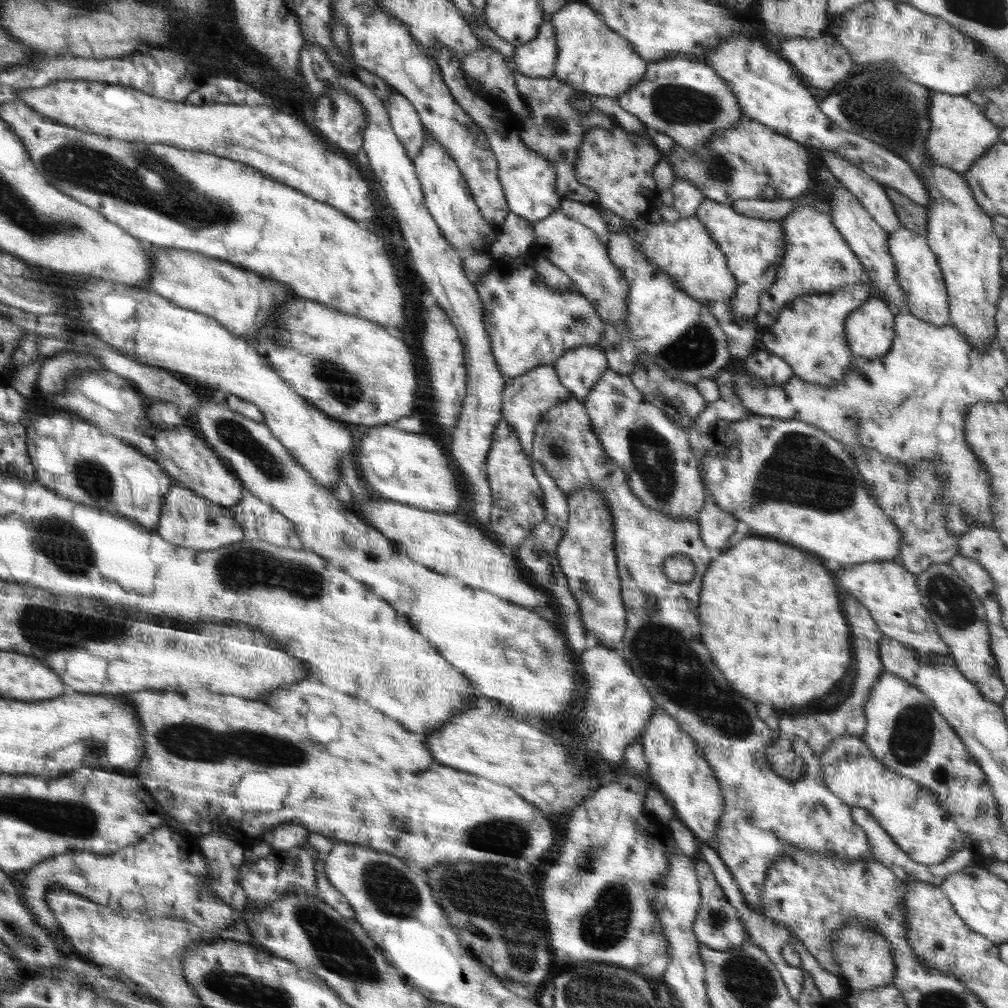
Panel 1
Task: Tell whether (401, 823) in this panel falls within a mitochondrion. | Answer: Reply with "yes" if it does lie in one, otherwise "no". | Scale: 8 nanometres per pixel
yes

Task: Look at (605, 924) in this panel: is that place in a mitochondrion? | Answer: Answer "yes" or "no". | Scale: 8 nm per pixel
yes

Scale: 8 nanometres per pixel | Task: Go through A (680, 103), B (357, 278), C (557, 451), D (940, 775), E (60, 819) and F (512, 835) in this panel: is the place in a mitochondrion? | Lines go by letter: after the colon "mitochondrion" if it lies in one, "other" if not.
A: mitochondrion
B: other
C: mitochondrion
D: mitochondrion
E: mitochondrion
F: mitochondrion

